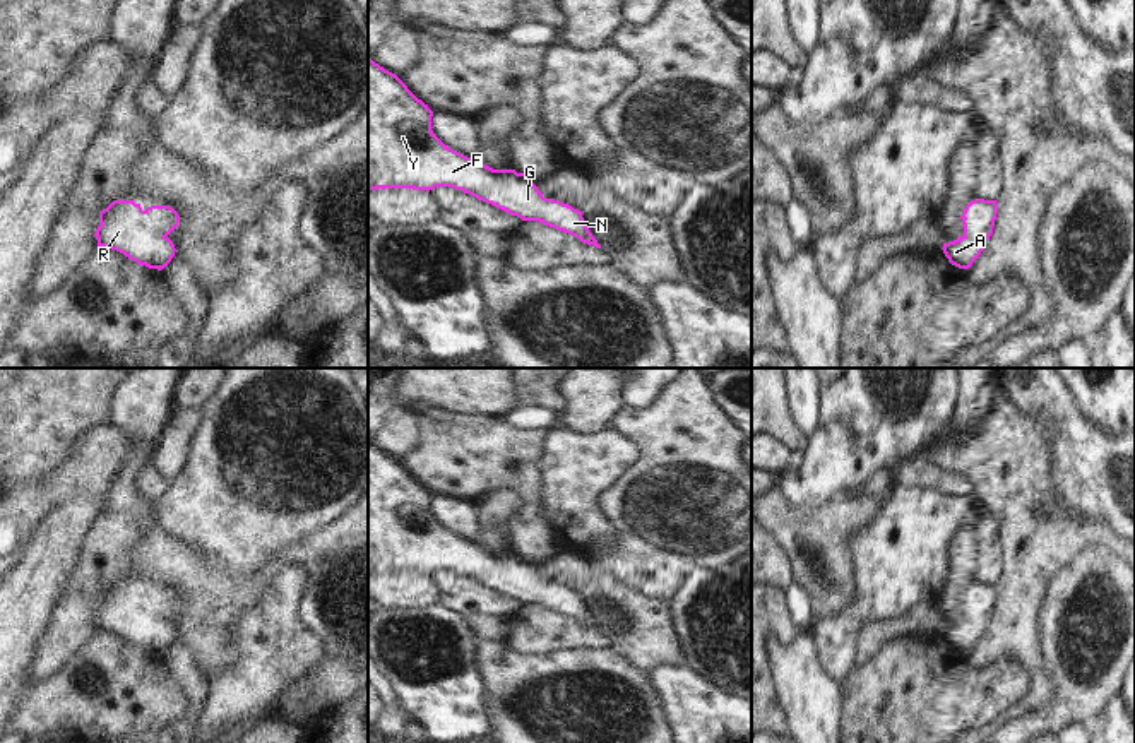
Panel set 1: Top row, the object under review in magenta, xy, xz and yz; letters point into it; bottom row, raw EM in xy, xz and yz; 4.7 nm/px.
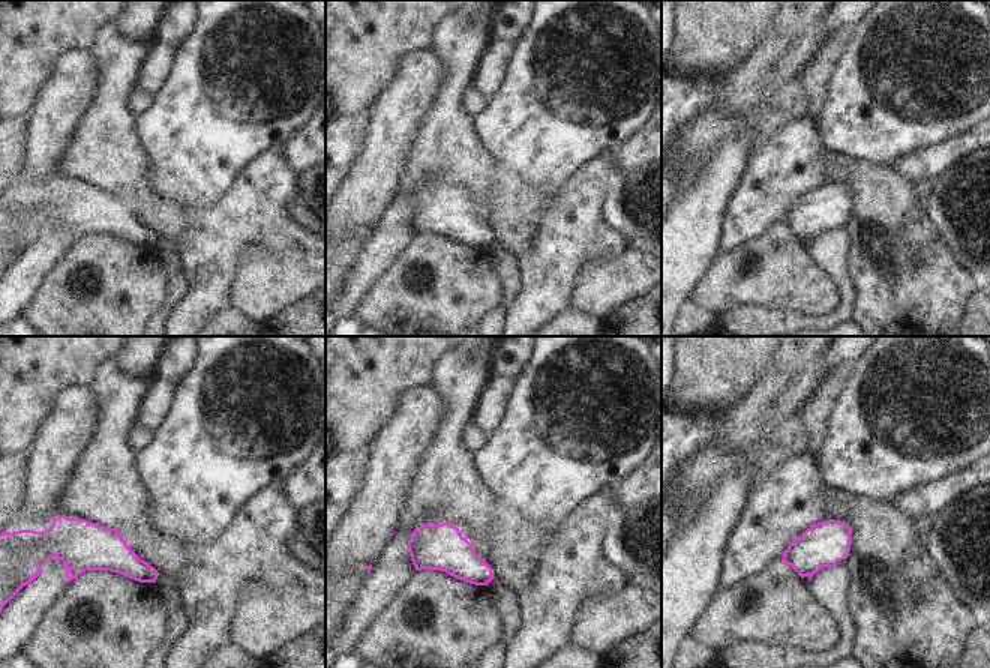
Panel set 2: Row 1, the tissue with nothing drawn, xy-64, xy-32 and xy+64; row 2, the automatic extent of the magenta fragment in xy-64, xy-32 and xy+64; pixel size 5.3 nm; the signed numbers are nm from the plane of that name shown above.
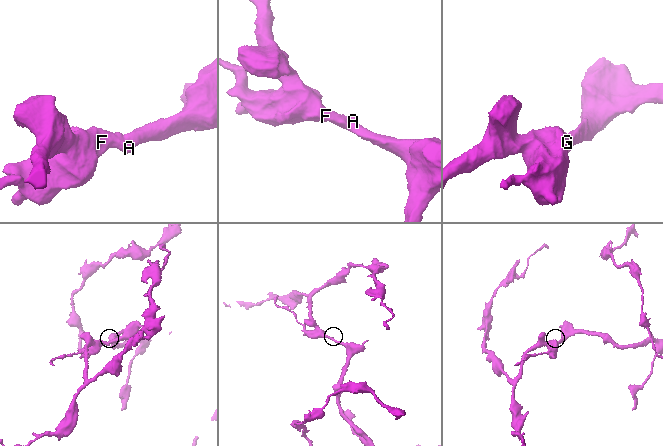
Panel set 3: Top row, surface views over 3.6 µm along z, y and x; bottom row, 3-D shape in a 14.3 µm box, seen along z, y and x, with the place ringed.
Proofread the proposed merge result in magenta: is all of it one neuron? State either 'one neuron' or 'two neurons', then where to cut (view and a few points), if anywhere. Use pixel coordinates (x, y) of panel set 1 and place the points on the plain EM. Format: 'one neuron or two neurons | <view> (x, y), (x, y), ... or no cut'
one neuron | no cut

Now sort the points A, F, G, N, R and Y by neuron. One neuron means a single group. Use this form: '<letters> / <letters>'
A F G N R Y

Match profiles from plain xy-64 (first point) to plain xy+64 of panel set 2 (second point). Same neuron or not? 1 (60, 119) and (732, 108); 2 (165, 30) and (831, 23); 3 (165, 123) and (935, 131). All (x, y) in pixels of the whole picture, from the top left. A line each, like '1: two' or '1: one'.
1: one
2: one
3: one

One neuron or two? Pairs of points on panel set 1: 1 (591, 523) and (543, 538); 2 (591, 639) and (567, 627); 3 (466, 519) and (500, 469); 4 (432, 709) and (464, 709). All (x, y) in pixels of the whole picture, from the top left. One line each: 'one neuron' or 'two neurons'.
1: two neurons
2: one neuron
3: two neurons
4: one neuron

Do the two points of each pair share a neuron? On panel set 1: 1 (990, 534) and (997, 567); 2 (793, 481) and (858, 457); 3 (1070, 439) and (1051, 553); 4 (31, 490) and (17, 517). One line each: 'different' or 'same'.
1: same
2: same
3: different
4: same

